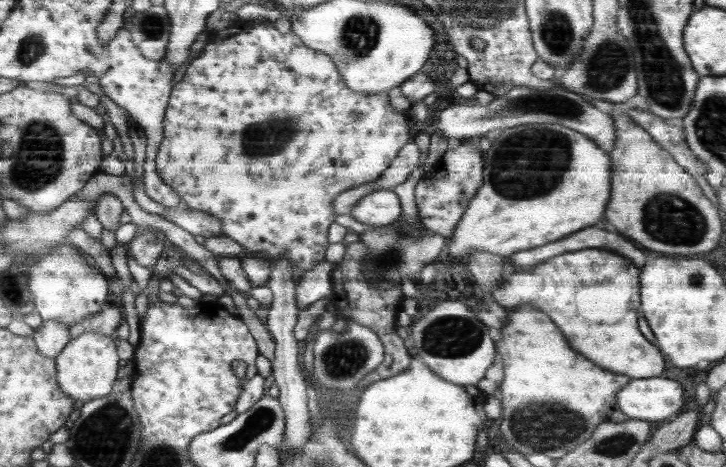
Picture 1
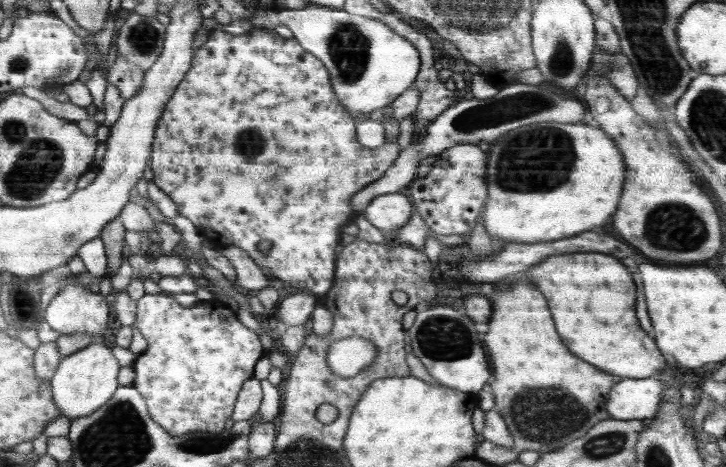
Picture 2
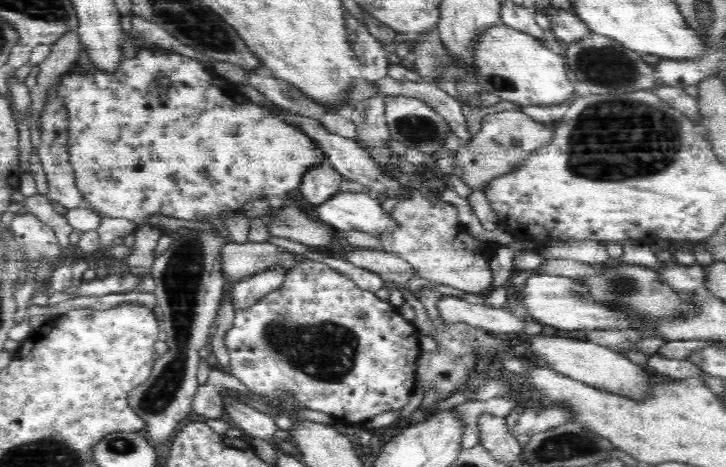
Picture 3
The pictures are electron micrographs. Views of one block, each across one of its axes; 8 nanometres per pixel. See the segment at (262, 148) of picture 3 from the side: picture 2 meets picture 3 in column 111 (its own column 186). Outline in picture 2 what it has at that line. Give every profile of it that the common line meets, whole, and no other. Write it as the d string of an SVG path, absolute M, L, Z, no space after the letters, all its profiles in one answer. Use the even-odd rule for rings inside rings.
M256 29L246 34L234 36L224 30L213 30L205 44L196 52L193 65L185 74L185 81L178 87L171 101L165 106L164 116L157 126L156 140L153 142L152 163L150 164L156 186L161 187L180 207L180 215L188 218L196 226L202 238L210 242L213 248L221 250L226 246L242 247L254 259L259 267L264 268L271 278L288 282L296 290L310 290L323 297L333 286L336 278L336 255L334 250L340 240L340 230L350 220L350 207L353 198L366 185L385 176L392 162L397 160L400 146L397 140L388 140L379 148L366 148L357 140L356 123L349 111L341 104L334 93L330 73L317 55L310 54L297 40L286 40L273 29Z

